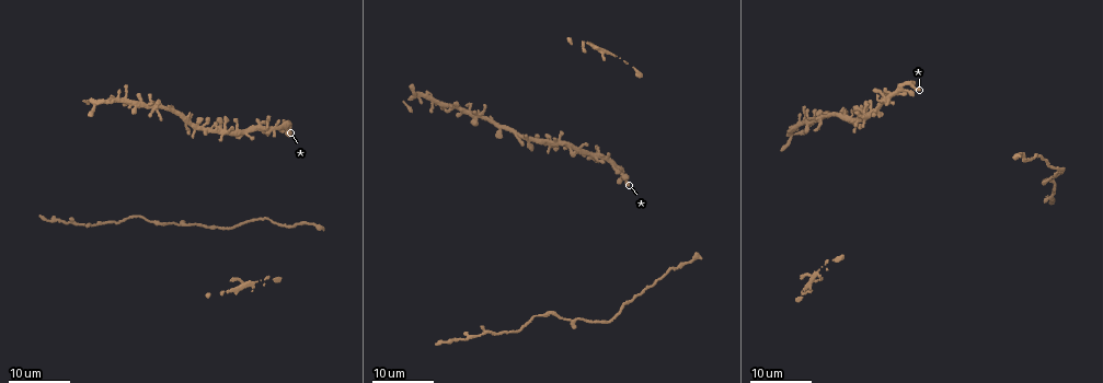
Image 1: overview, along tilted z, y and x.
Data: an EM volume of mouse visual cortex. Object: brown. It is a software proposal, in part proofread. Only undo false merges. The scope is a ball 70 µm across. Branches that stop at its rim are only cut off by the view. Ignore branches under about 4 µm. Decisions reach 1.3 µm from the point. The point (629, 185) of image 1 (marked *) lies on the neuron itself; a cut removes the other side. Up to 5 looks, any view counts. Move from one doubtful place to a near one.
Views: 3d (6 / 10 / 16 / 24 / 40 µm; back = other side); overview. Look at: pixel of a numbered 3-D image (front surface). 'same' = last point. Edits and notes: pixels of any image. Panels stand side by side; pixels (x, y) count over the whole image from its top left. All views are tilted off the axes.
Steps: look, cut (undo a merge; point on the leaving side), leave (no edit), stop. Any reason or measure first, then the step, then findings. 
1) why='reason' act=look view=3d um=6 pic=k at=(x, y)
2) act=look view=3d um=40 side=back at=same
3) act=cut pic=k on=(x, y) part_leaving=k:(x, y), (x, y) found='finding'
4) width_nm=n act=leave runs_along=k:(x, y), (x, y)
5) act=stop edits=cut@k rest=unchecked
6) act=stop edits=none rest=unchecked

act=look view=3d um=16 pic=1 at=(194, 131)

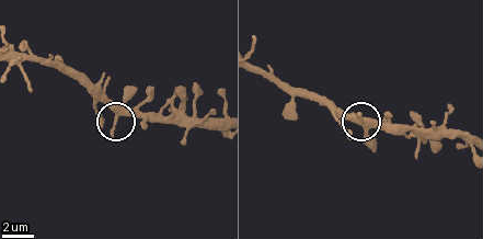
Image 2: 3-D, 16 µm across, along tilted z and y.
act=look view=3d um=10 pic=2 at=(363, 123)

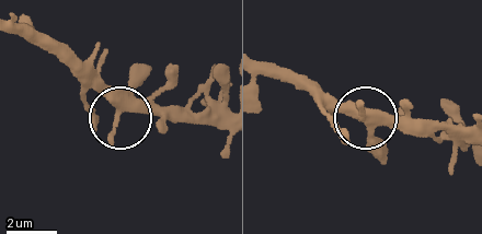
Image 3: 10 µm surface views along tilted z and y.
width_nm=330 act=leave runs_along=3:(225, 119), (118, 110), (91, 71) found='continuous, no second neuron'

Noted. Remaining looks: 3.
act=look view=3d um=24 pic=1 at=(865, 121)

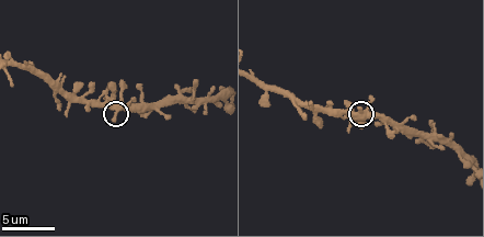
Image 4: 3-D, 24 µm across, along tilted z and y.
act=look view=3d um=6 pic=4 at=(115, 109)

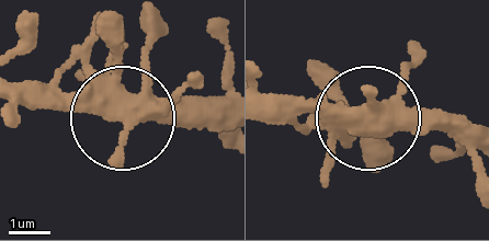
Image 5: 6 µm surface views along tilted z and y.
side_arm_um=38 act=leave runs_along=5:(469, 141), (442, 127), (269, 107) found='all the same neuron'

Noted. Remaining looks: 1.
act=stop edits=none rest=unchecked

